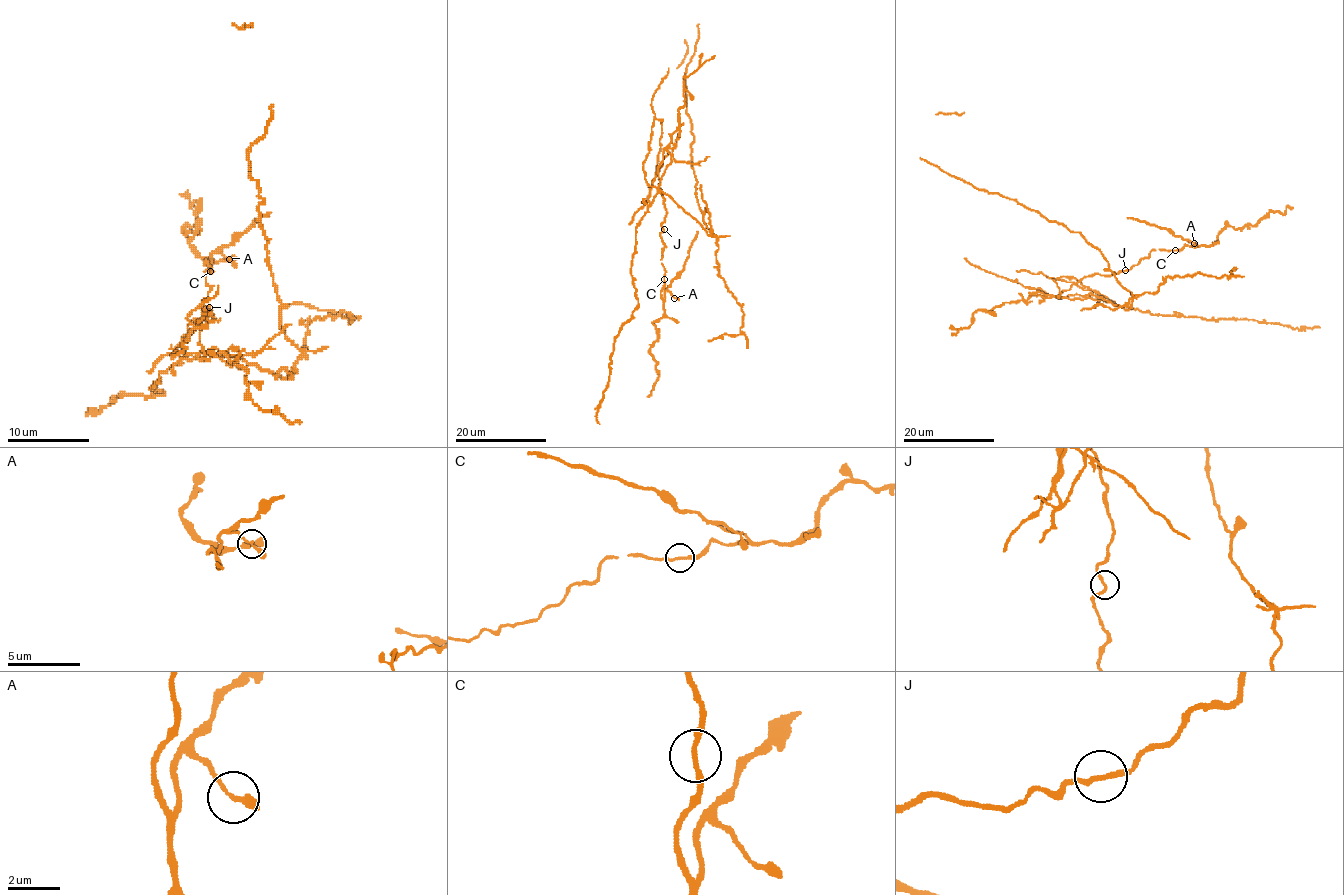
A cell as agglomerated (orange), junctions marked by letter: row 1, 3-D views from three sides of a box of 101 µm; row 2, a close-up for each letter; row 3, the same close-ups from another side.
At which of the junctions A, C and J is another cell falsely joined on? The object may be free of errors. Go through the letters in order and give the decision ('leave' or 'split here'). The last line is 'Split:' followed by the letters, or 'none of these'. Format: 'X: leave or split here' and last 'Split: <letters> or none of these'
A: leave
C: leave
J: split here
Split: J

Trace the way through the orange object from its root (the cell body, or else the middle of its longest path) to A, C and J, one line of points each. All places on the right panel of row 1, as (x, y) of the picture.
A: (1110, 301), (1091, 293), (1046, 297), (1086, 276), (1128, 271), (1152, 250), (1194, 243)
C: (1110, 301), (1091, 293), (1084, 299), (1046, 297), (1059, 295), (1086, 276), (1128, 271), (1152, 250), (1175, 250)
J: (1110, 301), (1091, 293), (1084, 299), (1046, 297), (1059, 295), (1086, 276), (1111, 275), (1125, 271)

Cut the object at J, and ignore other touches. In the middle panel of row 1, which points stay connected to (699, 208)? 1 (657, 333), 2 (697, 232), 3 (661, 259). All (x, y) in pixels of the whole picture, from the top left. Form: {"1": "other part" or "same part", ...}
{"1": "other part", "2": "other part", "3": "other part"}

